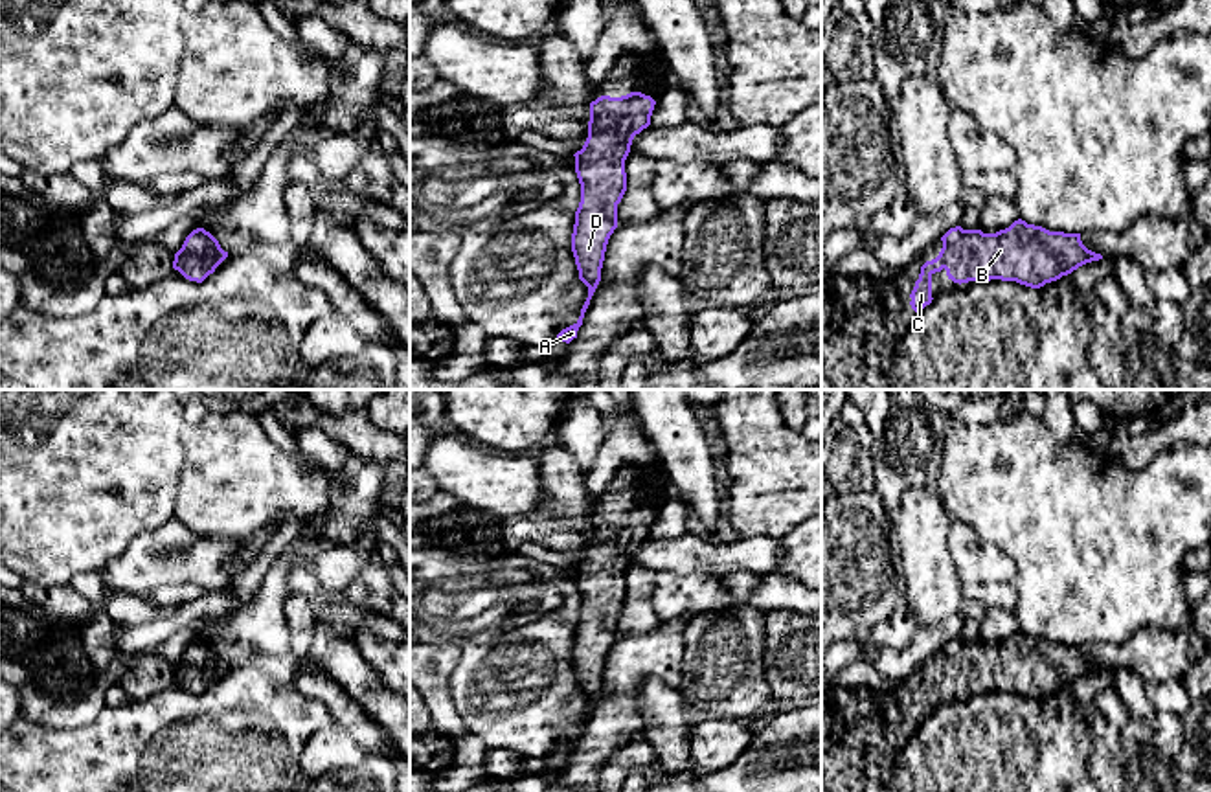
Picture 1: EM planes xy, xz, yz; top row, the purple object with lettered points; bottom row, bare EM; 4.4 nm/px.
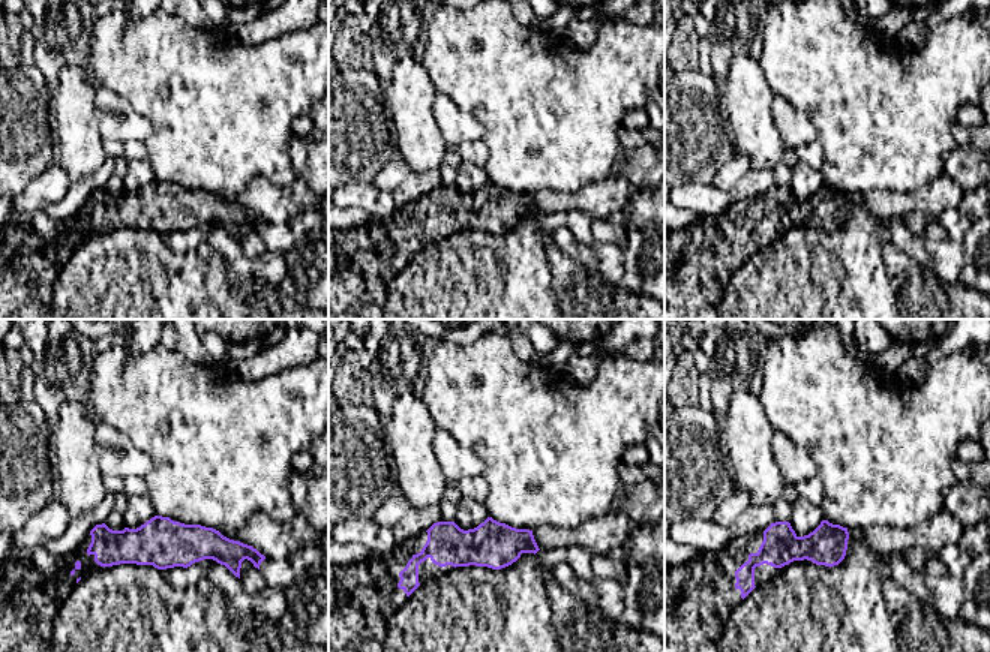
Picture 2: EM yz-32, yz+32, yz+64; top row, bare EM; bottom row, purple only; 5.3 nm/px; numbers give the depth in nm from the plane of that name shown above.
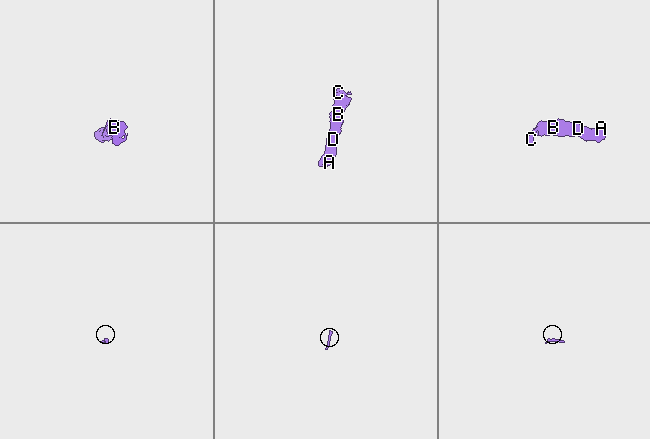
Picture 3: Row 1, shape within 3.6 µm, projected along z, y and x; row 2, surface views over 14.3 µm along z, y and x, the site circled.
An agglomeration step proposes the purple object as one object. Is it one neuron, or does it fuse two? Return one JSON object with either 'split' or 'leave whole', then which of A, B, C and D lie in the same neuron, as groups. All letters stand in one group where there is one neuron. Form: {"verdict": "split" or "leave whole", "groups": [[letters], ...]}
{"verdict": "leave whole", "groups": [["A", "B", "C", "D"]]}

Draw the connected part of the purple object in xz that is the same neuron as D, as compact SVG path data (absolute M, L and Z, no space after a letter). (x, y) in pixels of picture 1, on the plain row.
M641 503L621 509L601 507L590 515L588 549L575 568L581 614L575 623L572 663L588 709L579 731L562 741L557 752L577 750L584 724L601 693L610 647L617 639L617 616L627 603L625 571L636 546L651 537L656 513Z

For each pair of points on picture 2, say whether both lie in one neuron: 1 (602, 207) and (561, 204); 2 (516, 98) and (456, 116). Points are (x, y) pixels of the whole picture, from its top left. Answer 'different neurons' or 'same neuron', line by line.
1: same neuron
2: different neurons

